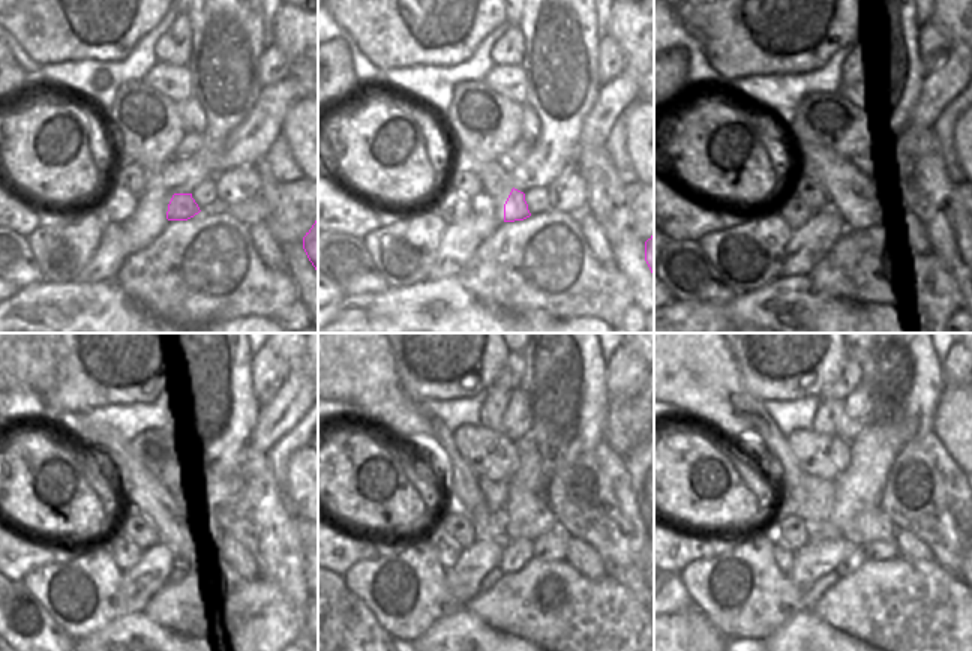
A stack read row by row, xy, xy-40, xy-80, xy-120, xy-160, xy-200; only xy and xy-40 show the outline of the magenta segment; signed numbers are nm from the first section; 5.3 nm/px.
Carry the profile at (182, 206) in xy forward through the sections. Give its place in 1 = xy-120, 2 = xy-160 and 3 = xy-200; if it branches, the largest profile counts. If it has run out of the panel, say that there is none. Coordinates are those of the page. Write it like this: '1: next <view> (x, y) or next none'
1: next xy-120 (183, 545)
2: next xy-160 (522, 549)
3: next xy-200 (857, 557)

